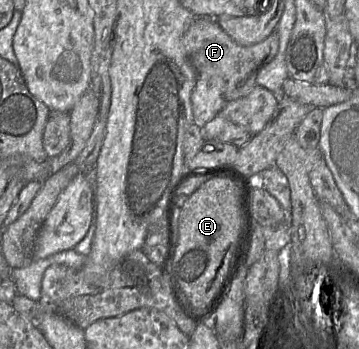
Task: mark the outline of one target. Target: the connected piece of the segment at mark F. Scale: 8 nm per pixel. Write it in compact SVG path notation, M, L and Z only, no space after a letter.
M200 17L195 19L184 34L183 44L198 77L217 75L224 80L225 101L228 103L245 97L257 86L257 74L276 56L279 38L276 32L273 32L257 44L242 46L221 28L217 18Z

